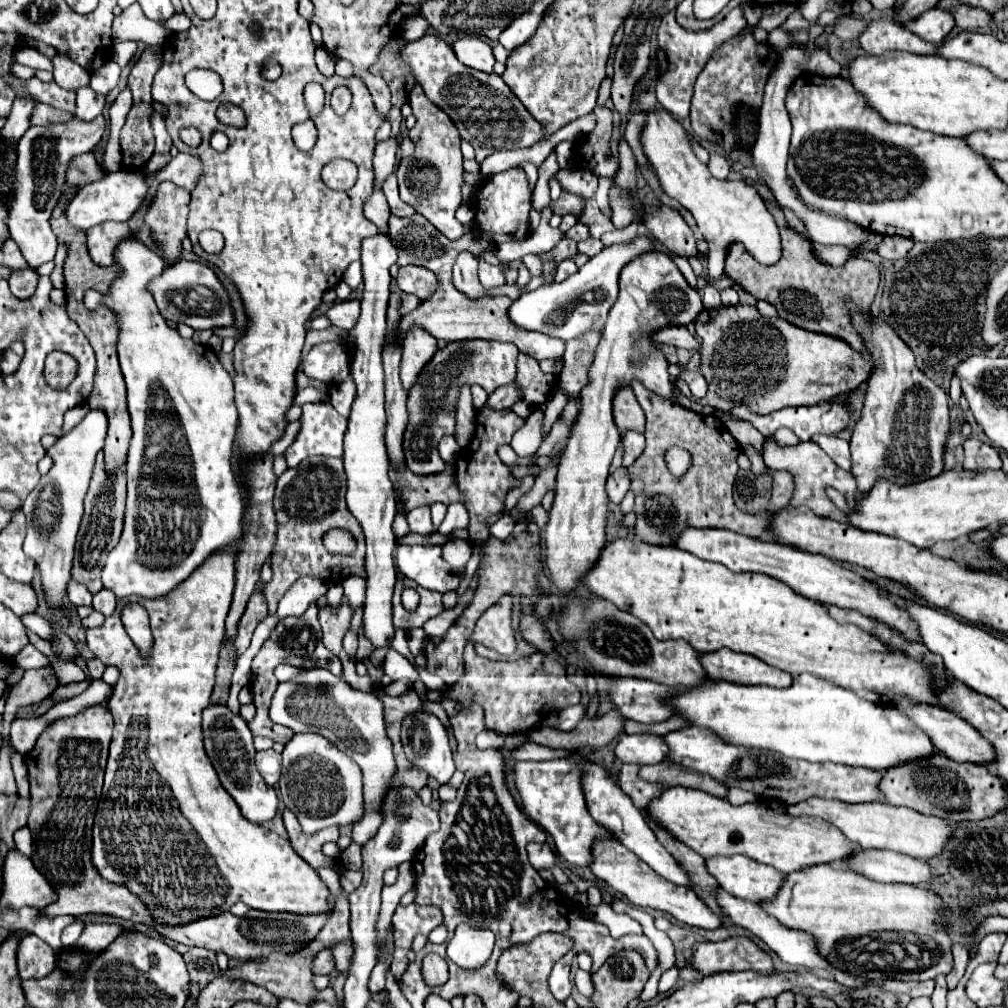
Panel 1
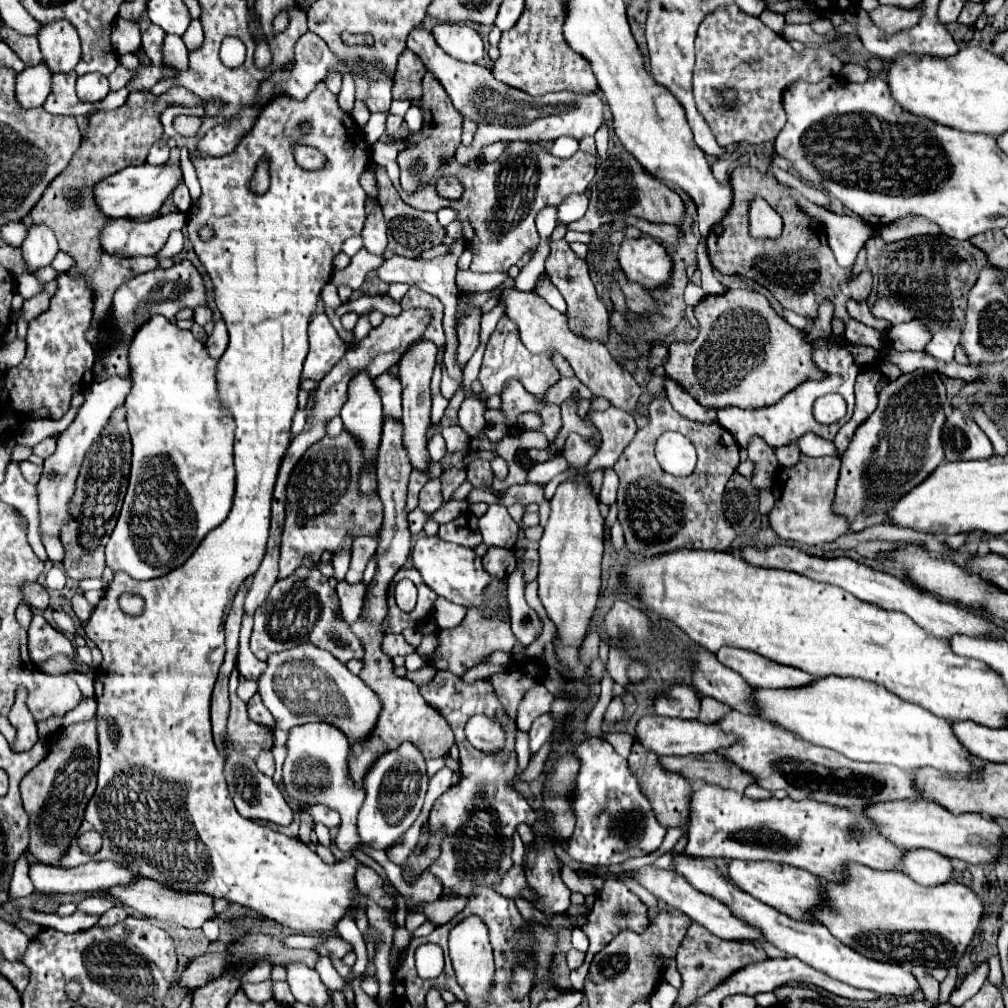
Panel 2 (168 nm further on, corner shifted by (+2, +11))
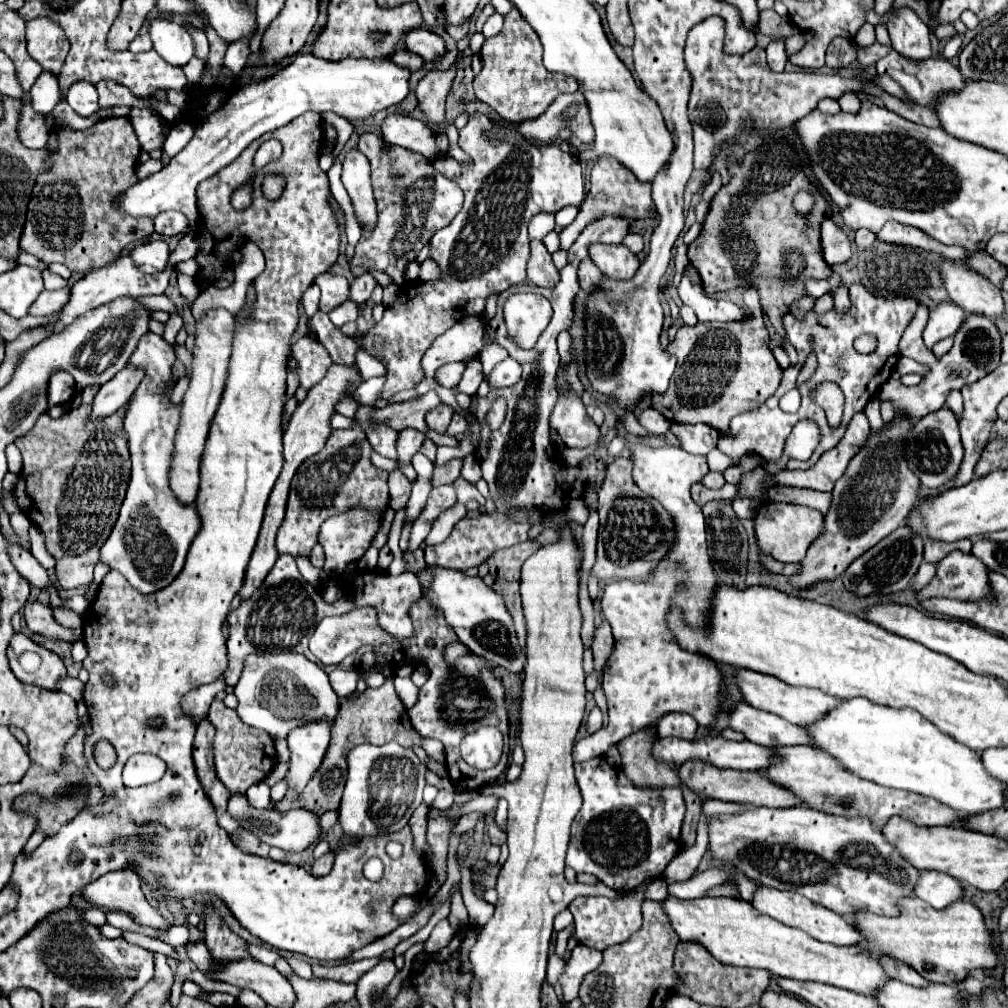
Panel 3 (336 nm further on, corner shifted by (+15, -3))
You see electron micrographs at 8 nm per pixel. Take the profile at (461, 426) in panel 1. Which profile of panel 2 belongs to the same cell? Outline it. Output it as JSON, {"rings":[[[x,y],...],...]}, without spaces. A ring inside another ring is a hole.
{"rings":[[[462,238],[454,240],[450,244],[450,254],[444,254],[444,256],[438,256],[434,260],[412,260],[412,258],[402,258],[402,256],[392,256],[388,260],[382,262],[382,266],[376,270],[378,272],[378,278],[386,284],[392,284],[392,282],[404,282],[408,286],[418,286],[420,290],[436,296],[442,300],[442,304],[446,306],[446,316],[444,318],[444,332],[446,332],[446,354],[444,354],[444,366],[446,366],[446,372],[452,376],[452,378],[460,378],[462,376],[462,370],[456,368],[456,346],[458,346],[458,340],[456,340],[456,332],[454,332],[454,314],[456,314],[456,304],[458,304],[458,288],[456,288],[456,262],[458,262],[458,256],[464,252],[466,244],[462,242]]]}

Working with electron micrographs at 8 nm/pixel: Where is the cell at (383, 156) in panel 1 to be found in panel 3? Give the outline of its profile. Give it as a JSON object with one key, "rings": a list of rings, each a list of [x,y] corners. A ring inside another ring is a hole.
{"rings":[[[389,114],[381,124],[381,134],[383,140],[393,146],[419,152],[429,160],[437,158],[435,132],[421,120],[403,114]]]}

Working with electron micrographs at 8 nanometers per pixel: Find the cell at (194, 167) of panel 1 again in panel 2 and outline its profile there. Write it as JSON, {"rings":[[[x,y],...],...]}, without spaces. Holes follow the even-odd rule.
{"rings":[[[180,186],[176,192],[174,192],[174,198],[172,198],[174,206],[178,212],[182,214],[190,214],[190,194],[188,194],[188,188],[186,186]]]}

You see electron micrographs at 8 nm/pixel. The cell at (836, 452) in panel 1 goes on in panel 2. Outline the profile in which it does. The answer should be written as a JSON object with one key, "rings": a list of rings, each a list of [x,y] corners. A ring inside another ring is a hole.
{"rings":[[[804,434],[796,442],[800,454],[804,456],[832,456],[834,454],[834,442],[826,442],[814,434]]]}

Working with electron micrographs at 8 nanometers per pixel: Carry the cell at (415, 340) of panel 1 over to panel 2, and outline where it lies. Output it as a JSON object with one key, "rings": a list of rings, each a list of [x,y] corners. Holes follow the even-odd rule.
{"rings":[[[420,340],[416,344],[412,344],[400,364],[400,382],[402,382],[402,406],[404,406],[404,414],[402,414],[402,426],[404,426],[404,448],[408,452],[408,460],[412,464],[414,470],[424,472],[428,468],[428,450],[426,450],[426,432],[430,428],[430,404],[432,404],[432,396],[430,396],[430,378],[432,378],[432,370],[436,364],[436,356],[438,350],[432,342]]]}

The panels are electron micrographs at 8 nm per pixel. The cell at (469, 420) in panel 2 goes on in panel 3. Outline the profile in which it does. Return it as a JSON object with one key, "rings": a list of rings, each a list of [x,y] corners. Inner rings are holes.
{"rings":[[[455,458],[451,462],[447,462],[443,468],[435,468],[433,474],[433,486],[441,486],[441,484],[453,484],[459,478],[459,470],[463,466],[461,458]]]}

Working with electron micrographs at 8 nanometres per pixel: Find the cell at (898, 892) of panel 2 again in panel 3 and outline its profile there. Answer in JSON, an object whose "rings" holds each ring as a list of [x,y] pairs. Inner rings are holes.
{"rings":[[[903,896],[897,900],[897,908],[901,914],[895,918],[867,910],[853,914],[855,928],[861,934],[861,942],[857,946],[869,952],[875,960],[891,956],[921,972],[929,982],[939,984],[955,984],[975,968],[993,968],[997,964],[989,928],[985,926],[977,906],[957,900],[957,904],[937,910],[923,900],[917,900],[917,896]]]}

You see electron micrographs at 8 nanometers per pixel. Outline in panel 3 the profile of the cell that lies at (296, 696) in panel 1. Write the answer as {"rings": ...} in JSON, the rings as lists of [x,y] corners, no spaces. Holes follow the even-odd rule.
{"rings":[[[303,654],[249,656],[235,686],[235,696],[239,698],[237,714],[241,720],[253,728],[265,730],[273,740],[287,738],[293,728],[309,722],[329,720],[333,724],[341,708],[341,700],[331,688],[323,668]]]}

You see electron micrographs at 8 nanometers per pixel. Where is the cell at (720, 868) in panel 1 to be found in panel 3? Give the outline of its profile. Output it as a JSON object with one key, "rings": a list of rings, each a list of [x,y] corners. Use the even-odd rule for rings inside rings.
{"rings":[[[757,886],[755,894],[753,894],[753,900],[751,900],[751,906],[755,910],[759,910],[761,914],[771,916],[773,920],[777,920],[785,926],[799,928],[799,930],[807,932],[811,938],[815,938],[819,942],[829,942],[829,944],[835,944],[835,946],[853,946],[861,940],[861,934],[843,916],[835,914],[833,910],[829,910],[821,904],[815,904],[815,902],[807,900],[805,896],[801,896],[797,892],[775,890],[775,888],[769,888],[769,886]]]}

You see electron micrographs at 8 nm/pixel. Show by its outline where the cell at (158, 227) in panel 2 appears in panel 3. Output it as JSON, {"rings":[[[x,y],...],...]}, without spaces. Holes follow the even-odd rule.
{"rings":[[[151,240],[145,244],[139,244],[131,250],[131,260],[135,262],[139,272],[161,272],[169,260],[167,256],[167,242],[165,240]]]}

